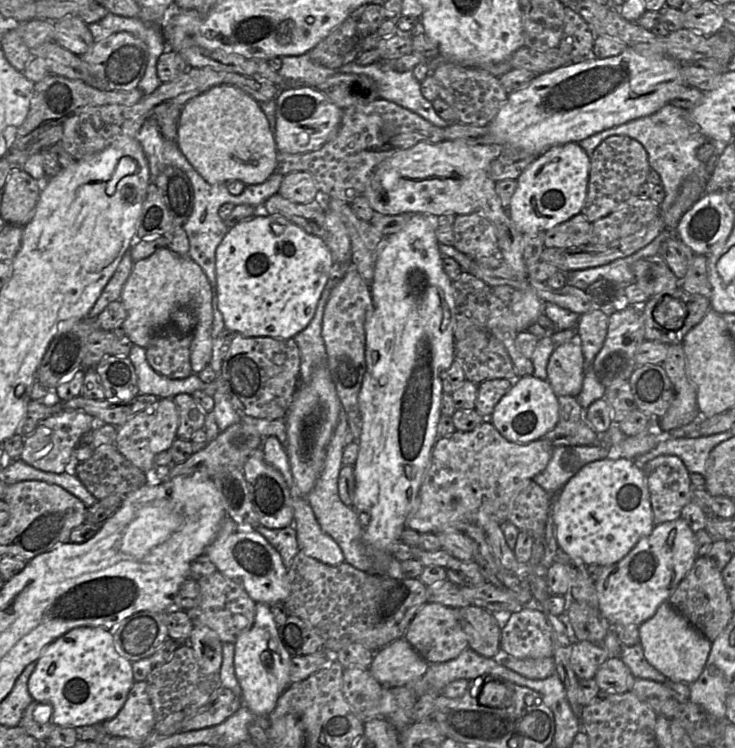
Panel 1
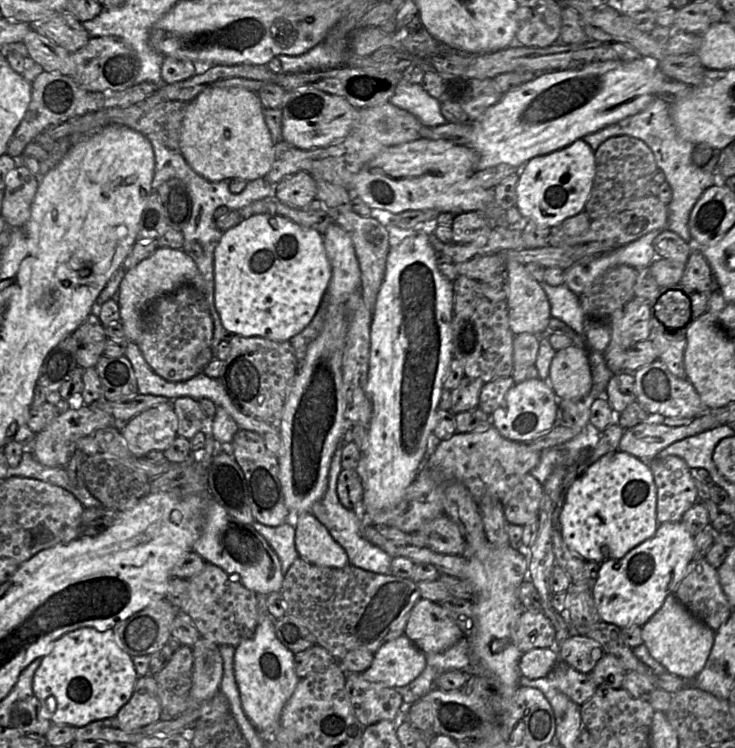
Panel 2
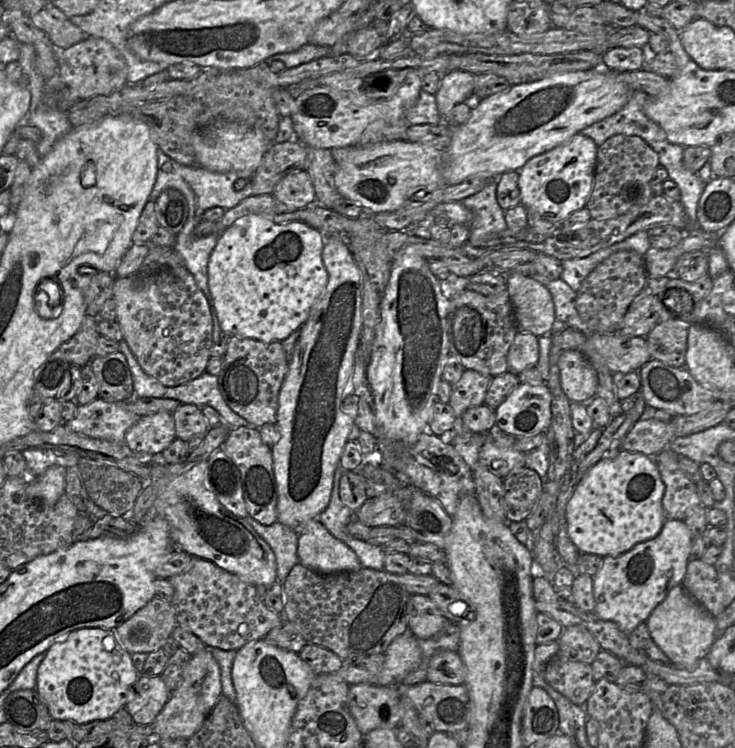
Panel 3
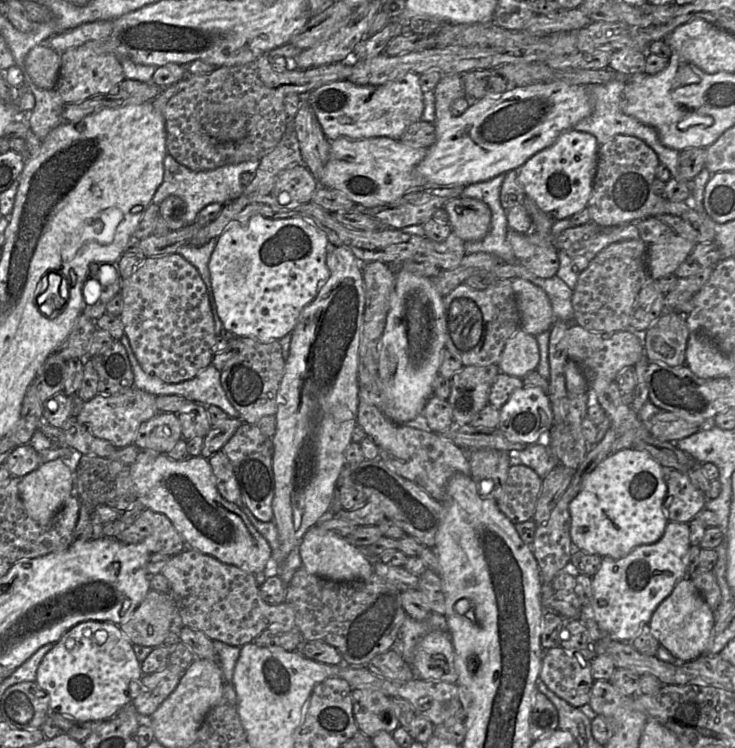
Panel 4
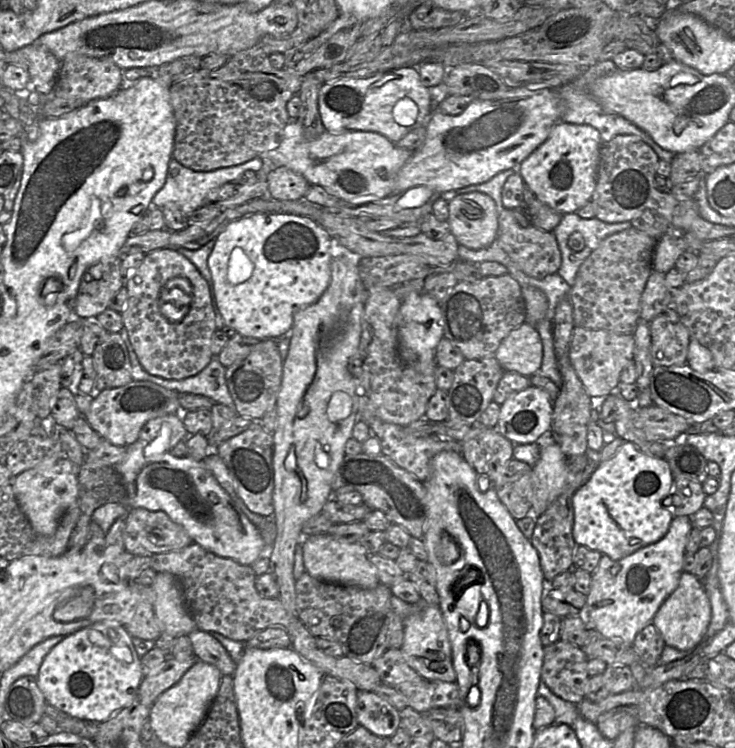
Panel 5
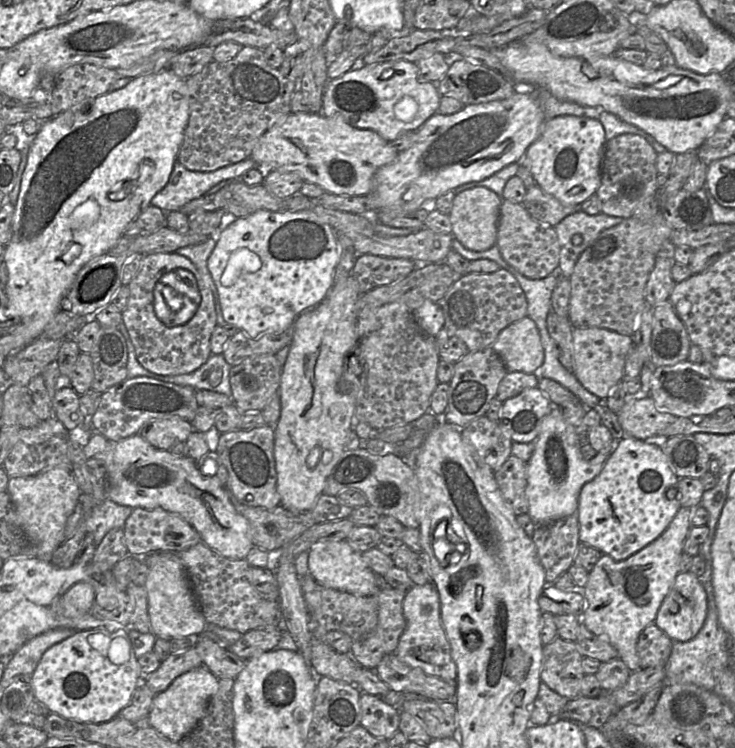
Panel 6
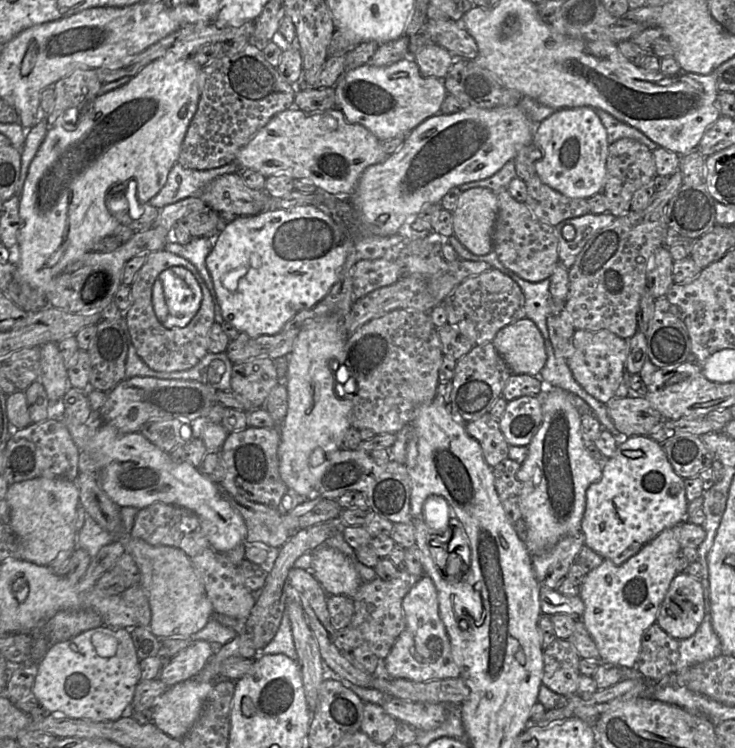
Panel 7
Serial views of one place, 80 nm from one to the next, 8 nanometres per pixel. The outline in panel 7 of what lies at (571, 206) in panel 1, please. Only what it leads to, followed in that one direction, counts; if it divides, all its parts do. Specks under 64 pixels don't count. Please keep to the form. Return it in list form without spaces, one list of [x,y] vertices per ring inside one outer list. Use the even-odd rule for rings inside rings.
[[[591,107],[562,108],[536,124],[532,145],[542,153],[535,161],[536,175],[570,198],[588,199],[603,190],[609,143],[607,131]]]

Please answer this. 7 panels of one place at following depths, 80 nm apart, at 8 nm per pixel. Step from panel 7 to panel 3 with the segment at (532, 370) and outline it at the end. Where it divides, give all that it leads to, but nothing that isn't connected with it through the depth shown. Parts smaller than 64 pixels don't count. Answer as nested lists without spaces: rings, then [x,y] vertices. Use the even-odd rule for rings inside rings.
[[[518,331],[508,351],[508,371],[519,374],[525,369],[535,367],[538,359],[538,337],[532,333]]]

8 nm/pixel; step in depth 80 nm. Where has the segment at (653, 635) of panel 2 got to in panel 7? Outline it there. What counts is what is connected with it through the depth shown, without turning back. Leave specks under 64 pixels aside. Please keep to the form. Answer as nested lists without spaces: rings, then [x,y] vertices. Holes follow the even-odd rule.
[[[677,573],[660,605],[656,623],[671,637],[691,637],[704,617],[702,584],[688,573]]]

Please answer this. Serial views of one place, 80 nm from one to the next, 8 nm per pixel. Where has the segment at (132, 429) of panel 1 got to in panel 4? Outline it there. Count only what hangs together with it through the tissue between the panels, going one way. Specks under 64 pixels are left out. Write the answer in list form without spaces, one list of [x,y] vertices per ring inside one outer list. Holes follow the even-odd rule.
[[[158,413],[141,424],[134,445],[140,450],[167,453],[182,439],[181,424],[177,414]]]

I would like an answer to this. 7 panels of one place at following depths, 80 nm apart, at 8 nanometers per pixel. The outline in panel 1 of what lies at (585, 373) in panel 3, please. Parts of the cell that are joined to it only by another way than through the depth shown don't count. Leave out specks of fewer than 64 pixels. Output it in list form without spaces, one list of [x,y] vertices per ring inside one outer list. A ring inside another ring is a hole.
[[[579,341],[555,347],[547,365],[547,381],[555,395],[577,399],[584,380],[584,357]]]

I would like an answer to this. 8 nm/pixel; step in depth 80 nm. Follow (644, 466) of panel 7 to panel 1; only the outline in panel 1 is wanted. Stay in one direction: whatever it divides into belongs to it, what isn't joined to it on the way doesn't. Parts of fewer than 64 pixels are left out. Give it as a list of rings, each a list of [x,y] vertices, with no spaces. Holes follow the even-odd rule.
[[[604,458],[586,464],[552,501],[552,516],[561,552],[586,565],[620,561],[655,524],[646,478],[632,460]]]

